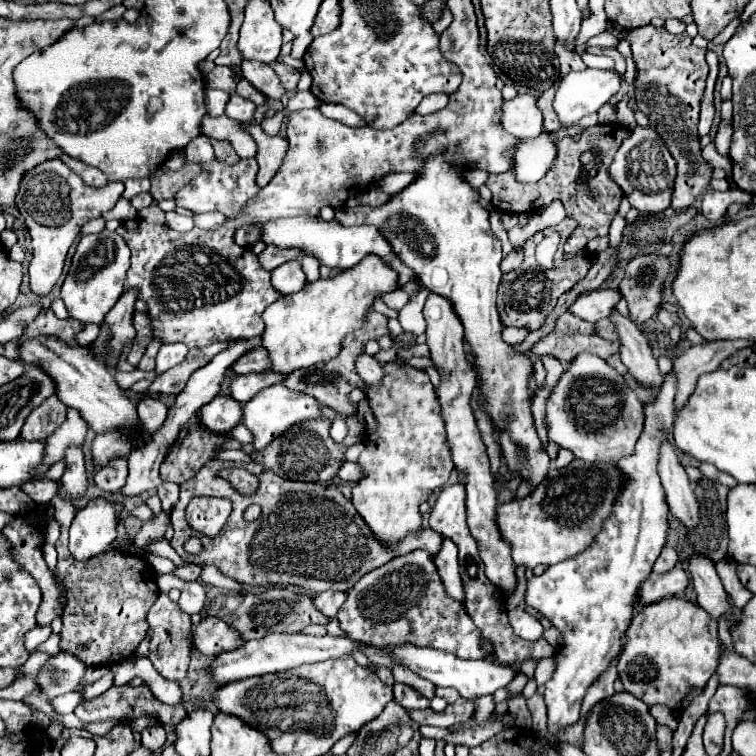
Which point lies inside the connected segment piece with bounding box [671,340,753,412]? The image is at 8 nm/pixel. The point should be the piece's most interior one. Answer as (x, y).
(689, 365)

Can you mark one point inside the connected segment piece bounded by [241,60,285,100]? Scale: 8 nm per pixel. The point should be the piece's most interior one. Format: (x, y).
(261, 75)

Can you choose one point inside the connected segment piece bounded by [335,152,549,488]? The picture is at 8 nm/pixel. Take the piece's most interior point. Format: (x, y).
(436, 226)

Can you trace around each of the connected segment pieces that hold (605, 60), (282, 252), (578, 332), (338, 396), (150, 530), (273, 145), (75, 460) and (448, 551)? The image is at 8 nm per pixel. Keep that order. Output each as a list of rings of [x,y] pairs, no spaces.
[[[589,52],[583,54],[583,62],[587,64],[587,68],[613,68],[613,58],[609,56],[593,56]]]
[[[267,246],[261,254],[259,254],[259,260],[261,260],[261,266],[263,268],[269,268],[269,270],[275,270],[277,266],[289,262],[289,260],[295,260],[299,258],[301,252],[297,248],[277,248],[277,246]]]
[[[565,312],[559,320],[555,330],[545,336],[539,344],[533,346],[533,354],[537,356],[553,356],[557,360],[561,360],[561,364],[571,364],[577,354],[581,352],[589,352],[595,354],[603,360],[607,360],[613,354],[619,354],[621,344],[619,342],[609,342],[605,338],[601,338],[595,332],[595,324],[581,320],[575,314]]]
[[[371,312],[369,314],[369,320],[365,322],[365,328],[359,328],[357,332],[353,332],[353,336],[347,336],[341,352],[329,360],[329,362],[321,362],[321,364],[315,364],[315,366],[309,366],[309,368],[299,368],[295,372],[291,372],[287,378],[285,378],[285,386],[291,388],[291,390],[297,390],[297,392],[303,392],[303,394],[309,394],[313,398],[317,398],[321,404],[337,410],[339,414],[343,416],[353,416],[357,414],[357,406],[351,404],[349,400],[349,394],[353,390],[353,378],[357,378],[355,386],[361,388],[361,392],[367,392],[367,384],[357,376],[357,370],[355,370],[355,360],[359,354],[365,352],[365,342],[367,340],[379,340],[381,336],[389,336],[389,328],[387,328],[387,316],[385,314],[379,314],[379,312]]]
[[[161,512],[161,514],[155,516],[151,522],[143,524],[141,532],[137,534],[137,540],[139,540],[141,544],[151,544],[151,542],[155,542],[155,540],[161,540],[163,534],[165,534],[167,522],[169,522],[169,516],[167,516],[165,512]]]
[[[259,124],[244,126],[245,131],[249,133],[255,142],[257,142],[257,162],[259,162],[259,172],[257,172],[257,186],[263,188],[271,182],[275,172],[279,170],[285,152],[287,152],[287,140],[281,136],[269,136],[261,130]]]
[[[71,444],[65,450],[65,474],[61,476],[63,490],[67,498],[79,498],[85,494],[87,486],[87,474],[85,474],[85,456],[83,456],[83,446]]]
[[[443,538],[441,550],[433,556],[433,562],[439,570],[439,576],[445,584],[445,590],[449,592],[449,596],[463,602],[461,600],[463,588],[461,588],[461,578],[459,578],[459,568],[457,568],[457,546],[453,544],[453,540]]]

